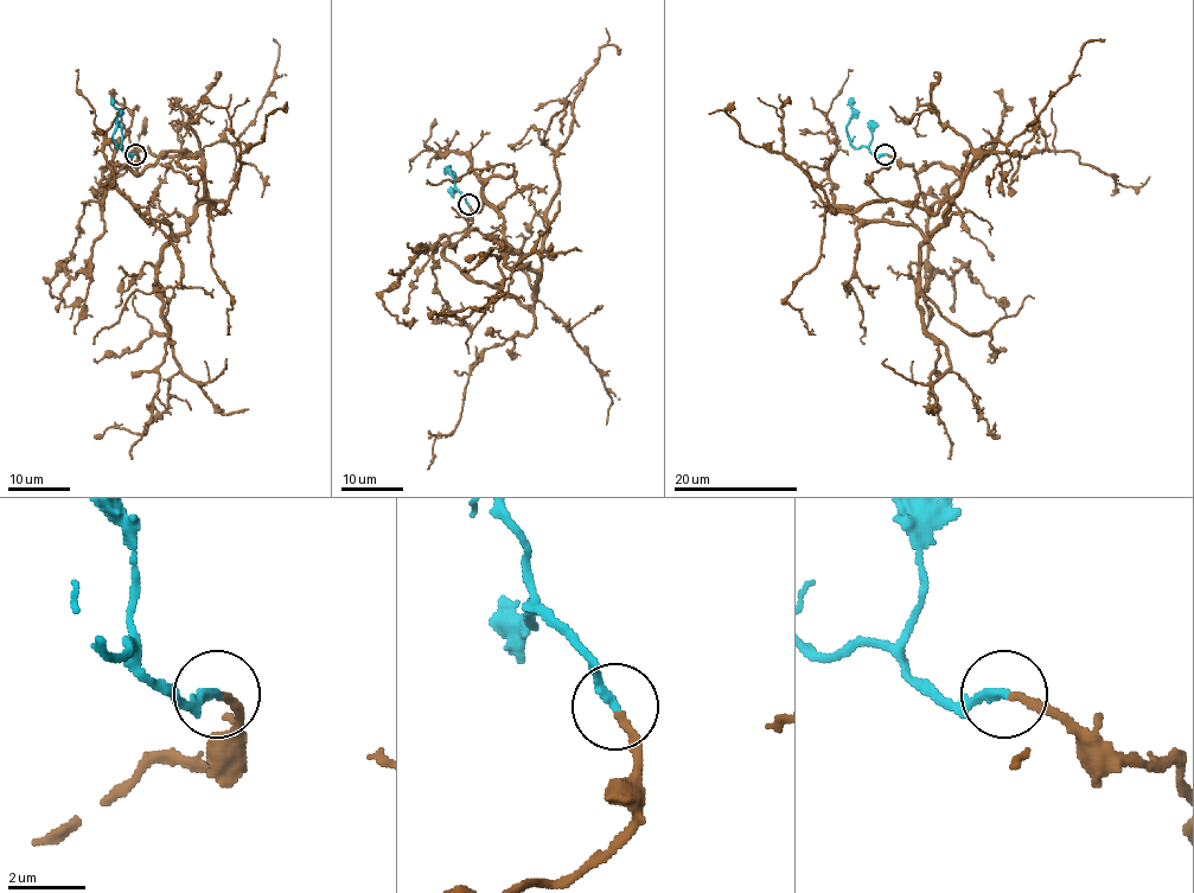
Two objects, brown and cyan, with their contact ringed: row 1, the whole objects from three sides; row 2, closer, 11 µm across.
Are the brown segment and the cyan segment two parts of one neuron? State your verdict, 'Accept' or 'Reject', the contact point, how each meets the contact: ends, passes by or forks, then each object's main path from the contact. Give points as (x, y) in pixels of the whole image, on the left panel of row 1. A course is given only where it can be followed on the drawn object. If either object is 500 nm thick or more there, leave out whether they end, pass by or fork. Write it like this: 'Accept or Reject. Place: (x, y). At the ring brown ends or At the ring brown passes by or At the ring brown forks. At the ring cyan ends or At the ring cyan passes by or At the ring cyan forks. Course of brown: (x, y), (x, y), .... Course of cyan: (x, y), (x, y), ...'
Accept. Place: (135, 154). At the ring brown ends. At the ring cyan ends. Course of brown: (135, 154), (110, 163), (202, 159), (204, 198), (157, 272), (179, 371), (144, 433), (94, 438). Course of cyan: (135, 154), (119, 148), (113, 138), (119, 109), (110, 97)

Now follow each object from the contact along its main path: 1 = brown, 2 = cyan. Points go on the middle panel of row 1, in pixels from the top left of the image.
1: (468, 205), (444, 256), (522, 304), (535, 298), (537, 274), (490, 237), (512, 269), (502, 294), (427, 314)
2: (468, 205), (453, 185), (447, 166), (452, 172), (444, 170)

